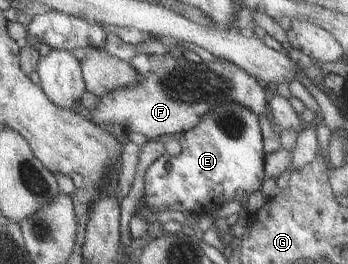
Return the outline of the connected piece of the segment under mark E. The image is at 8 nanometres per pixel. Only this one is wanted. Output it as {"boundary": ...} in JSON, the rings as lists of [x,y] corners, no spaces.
{"boundary":[[[221,102],[216,104],[210,112],[206,112],[194,128],[181,132],[178,136],[180,154],[167,156],[162,154],[144,171],[143,200],[154,213],[172,210],[188,212],[194,215],[211,215],[219,206],[230,200],[237,200],[243,205],[244,200],[256,190],[260,189],[263,176],[265,154],[262,150],[262,129],[258,125],[258,117],[248,108],[236,102]]]}

